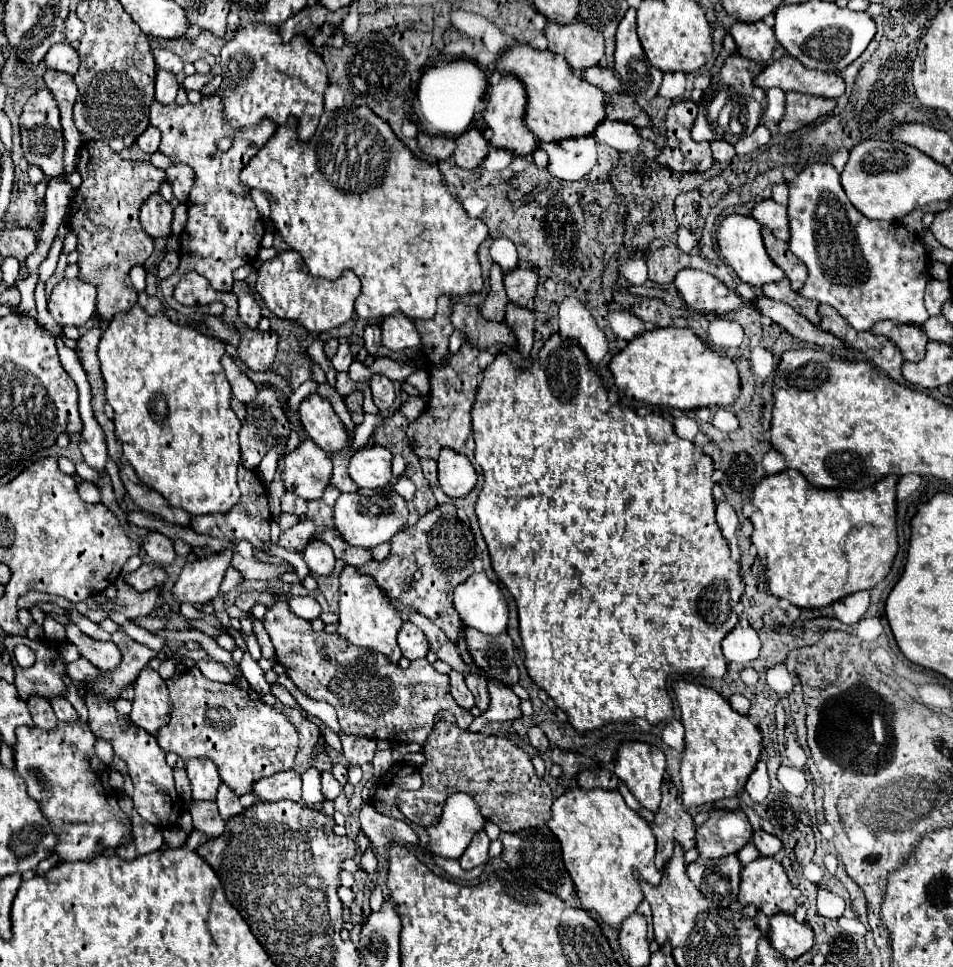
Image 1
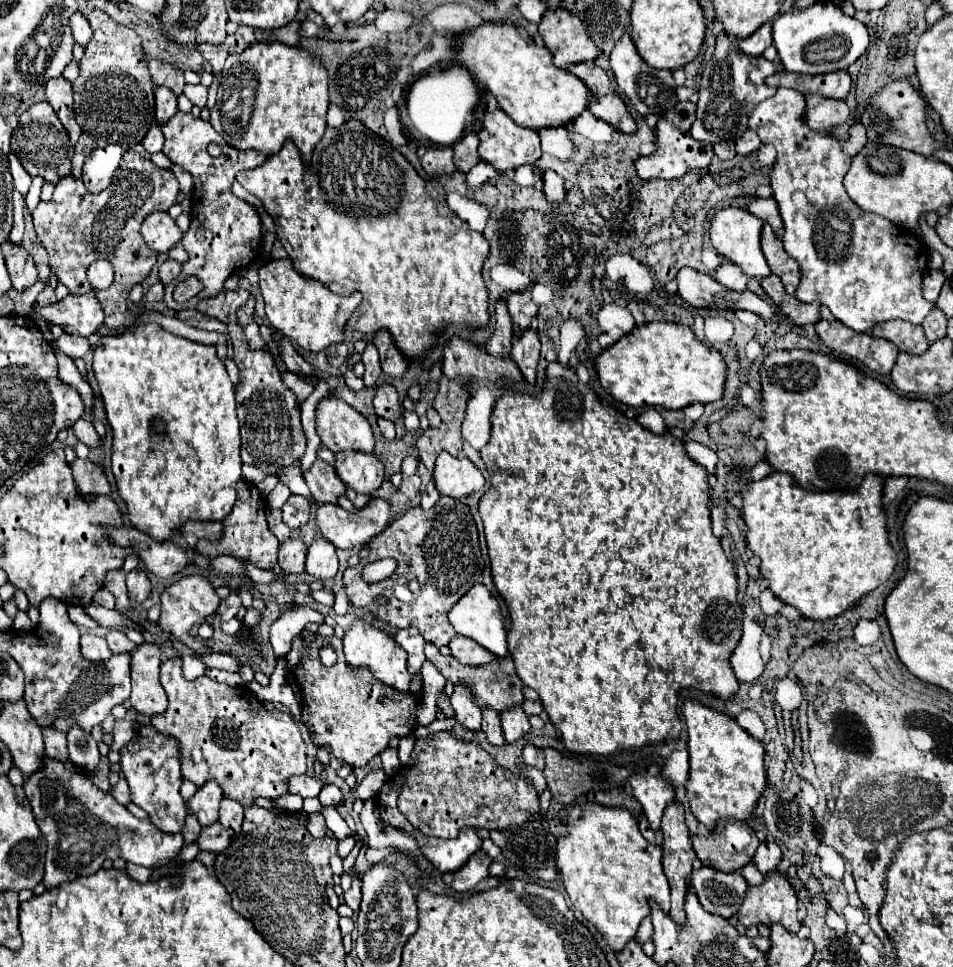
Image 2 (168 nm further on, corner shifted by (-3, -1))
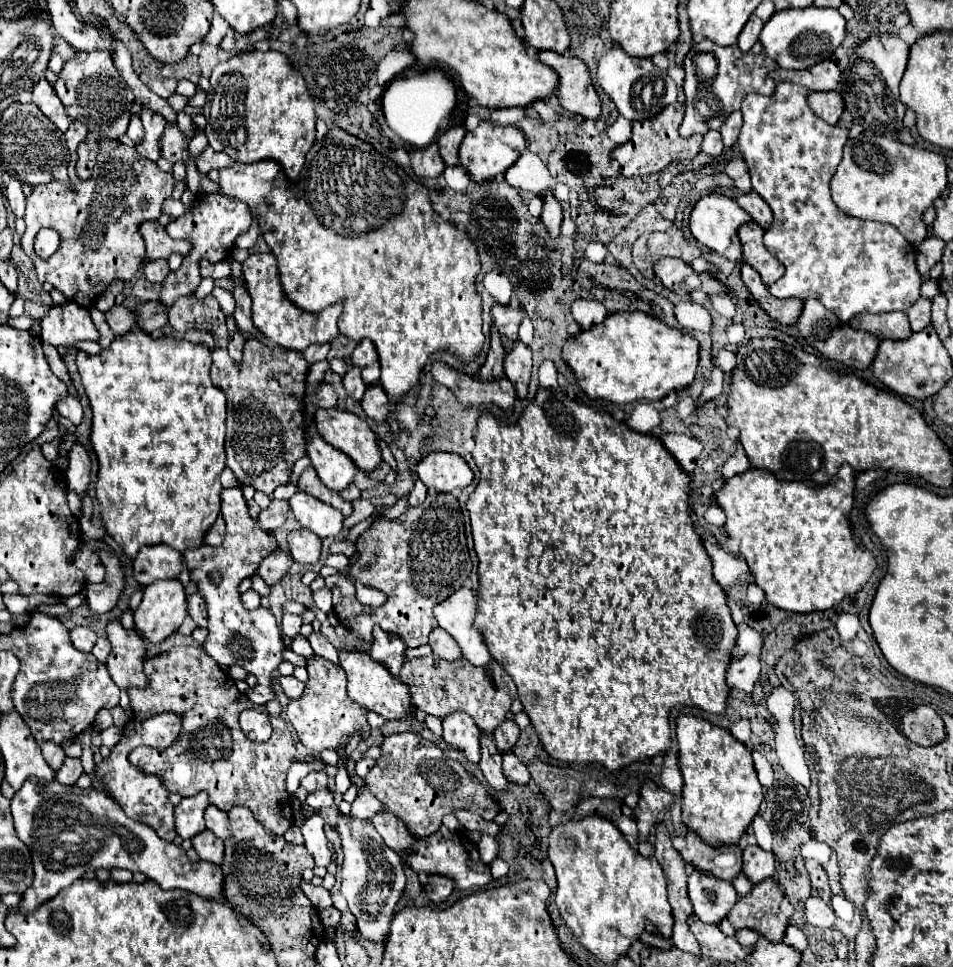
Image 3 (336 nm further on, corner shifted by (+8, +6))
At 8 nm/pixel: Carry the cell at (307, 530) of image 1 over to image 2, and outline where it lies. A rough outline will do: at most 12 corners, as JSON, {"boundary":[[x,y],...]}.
{"boundary":[[285,540],[279,566],[287,574],[305,570],[307,546]]}

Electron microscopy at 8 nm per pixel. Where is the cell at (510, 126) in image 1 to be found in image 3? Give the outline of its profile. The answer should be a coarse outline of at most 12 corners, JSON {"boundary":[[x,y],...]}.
{"boundary":[[482,121],[460,163],[474,181],[504,173],[524,151],[518,127]]}

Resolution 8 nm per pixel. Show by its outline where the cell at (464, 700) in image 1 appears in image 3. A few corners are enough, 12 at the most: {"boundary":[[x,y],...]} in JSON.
{"boundary":[[468,713],[444,717],[444,739],[480,761],[478,727]]}

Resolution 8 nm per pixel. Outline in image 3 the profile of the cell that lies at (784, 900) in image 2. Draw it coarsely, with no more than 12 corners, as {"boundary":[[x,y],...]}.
{"boundary":[[774,879],[738,897],[728,913],[734,929],[748,927],[782,941],[788,919]]}

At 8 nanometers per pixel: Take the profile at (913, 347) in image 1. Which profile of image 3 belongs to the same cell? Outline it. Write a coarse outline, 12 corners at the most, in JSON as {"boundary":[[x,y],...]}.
{"boundary":[[862,313],[850,327],[882,339],[912,335],[906,313]]}

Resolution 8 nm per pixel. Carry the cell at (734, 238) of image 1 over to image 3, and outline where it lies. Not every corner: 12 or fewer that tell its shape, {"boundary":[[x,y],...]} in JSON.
{"boundary":[[712,193],[694,205],[690,231],[700,245],[742,263],[738,227],[752,217]]}

